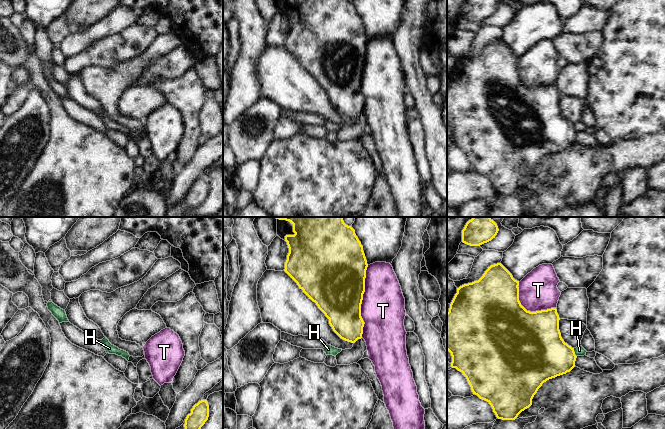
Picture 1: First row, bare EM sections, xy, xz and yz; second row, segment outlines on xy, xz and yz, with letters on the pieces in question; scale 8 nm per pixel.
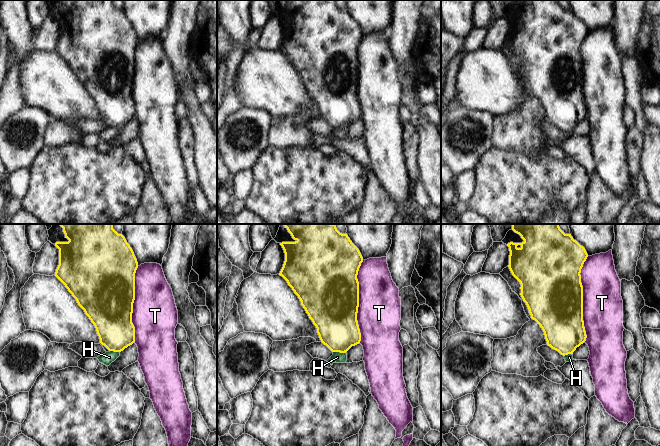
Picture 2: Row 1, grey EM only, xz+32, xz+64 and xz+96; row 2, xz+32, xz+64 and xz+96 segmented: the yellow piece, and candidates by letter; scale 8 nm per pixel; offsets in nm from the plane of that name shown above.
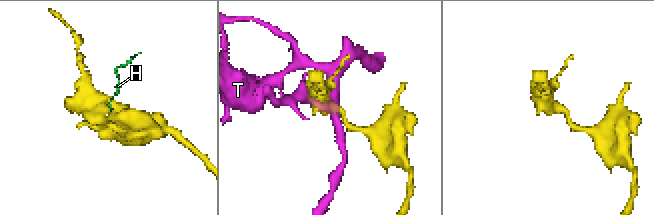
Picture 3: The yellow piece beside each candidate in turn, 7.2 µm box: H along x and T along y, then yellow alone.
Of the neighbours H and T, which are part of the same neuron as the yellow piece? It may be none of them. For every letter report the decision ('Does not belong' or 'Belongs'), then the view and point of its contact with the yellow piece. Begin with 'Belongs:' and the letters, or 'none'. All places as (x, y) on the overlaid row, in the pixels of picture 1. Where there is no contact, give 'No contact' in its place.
Belongs: none
H: Does not belong. Touches yellow at yz (574, 352)
T: Does not belong. Touches yellow at xz (361, 301)

